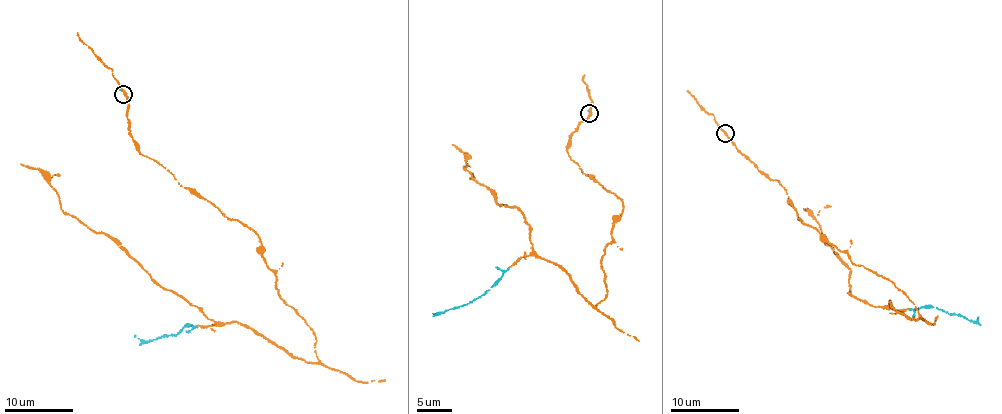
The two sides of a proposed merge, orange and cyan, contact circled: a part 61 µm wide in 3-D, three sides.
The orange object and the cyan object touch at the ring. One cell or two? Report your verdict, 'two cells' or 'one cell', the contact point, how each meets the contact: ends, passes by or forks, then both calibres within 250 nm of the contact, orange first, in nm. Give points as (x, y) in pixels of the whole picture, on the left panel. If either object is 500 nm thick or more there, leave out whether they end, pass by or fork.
one cell; at (123, 94); orange passes by; cyan passes by; 240 nm thick on the orange side, 130 nm on the other

